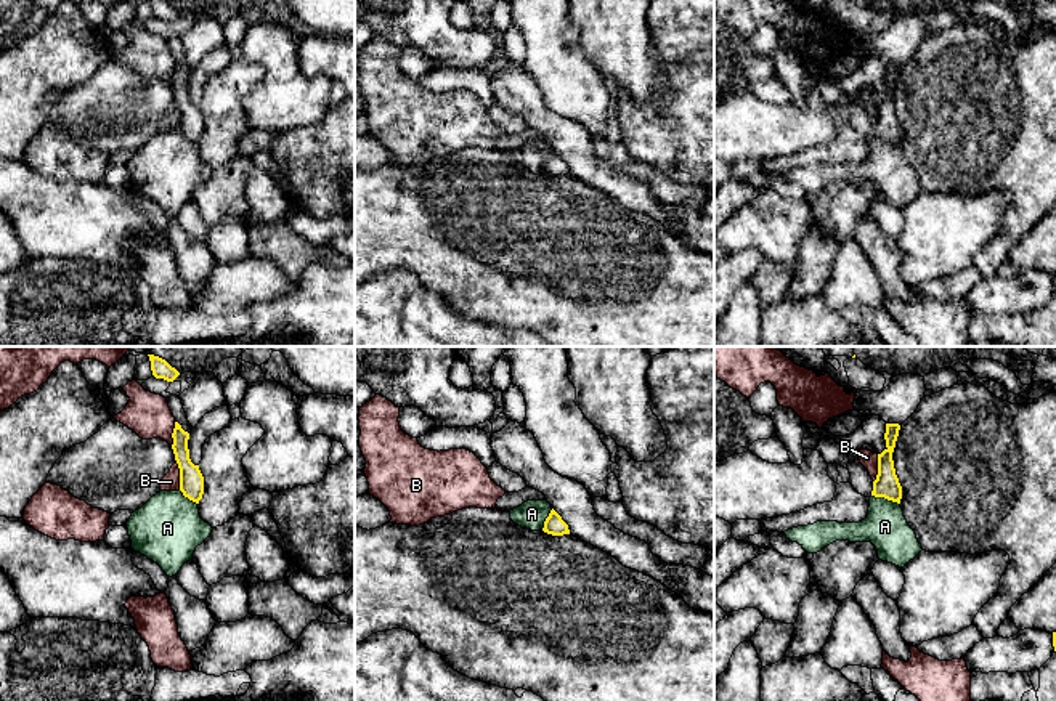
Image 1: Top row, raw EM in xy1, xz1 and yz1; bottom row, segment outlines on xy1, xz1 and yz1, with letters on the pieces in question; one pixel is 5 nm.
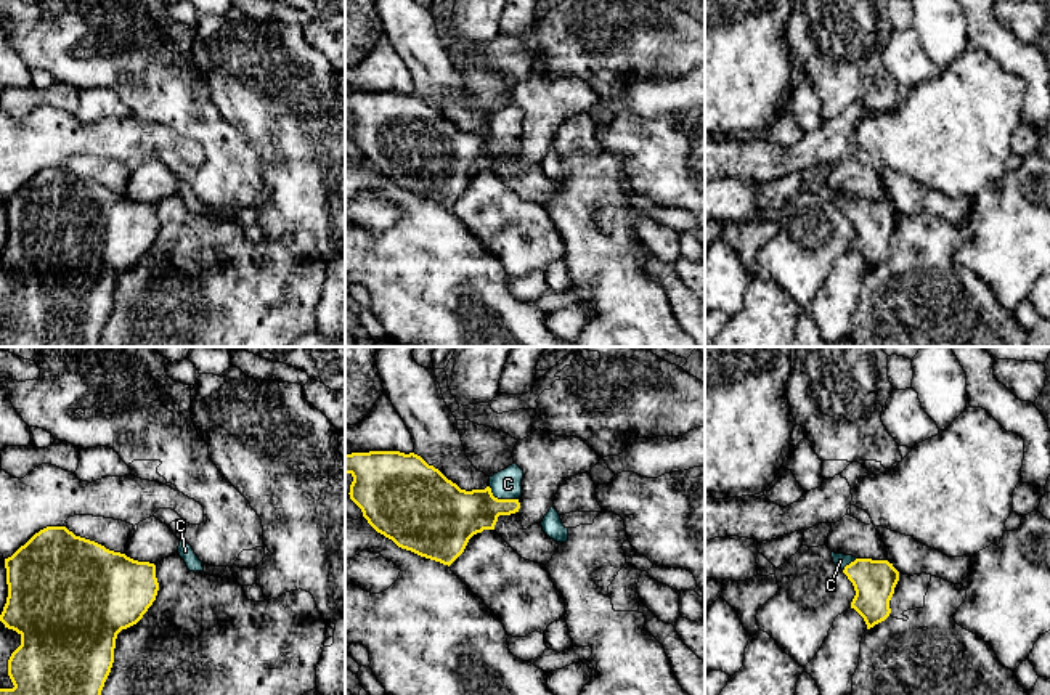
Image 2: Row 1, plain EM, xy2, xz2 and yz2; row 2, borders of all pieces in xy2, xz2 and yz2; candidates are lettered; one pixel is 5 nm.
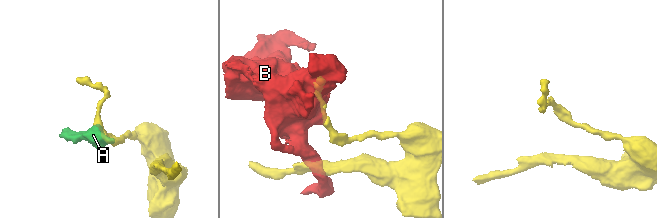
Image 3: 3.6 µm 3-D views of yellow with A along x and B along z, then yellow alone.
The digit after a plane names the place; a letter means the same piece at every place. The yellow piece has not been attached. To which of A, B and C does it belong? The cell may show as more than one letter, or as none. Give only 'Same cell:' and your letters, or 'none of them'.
Same cell: C

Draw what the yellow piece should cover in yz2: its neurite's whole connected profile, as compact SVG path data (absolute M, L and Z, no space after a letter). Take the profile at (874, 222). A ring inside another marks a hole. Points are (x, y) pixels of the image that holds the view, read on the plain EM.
M832 193L832 199L853 223L856 236L851 249L864 258L867 270L885 262L891 254L889 241L899 222L899 212L893 204L835 193Z

